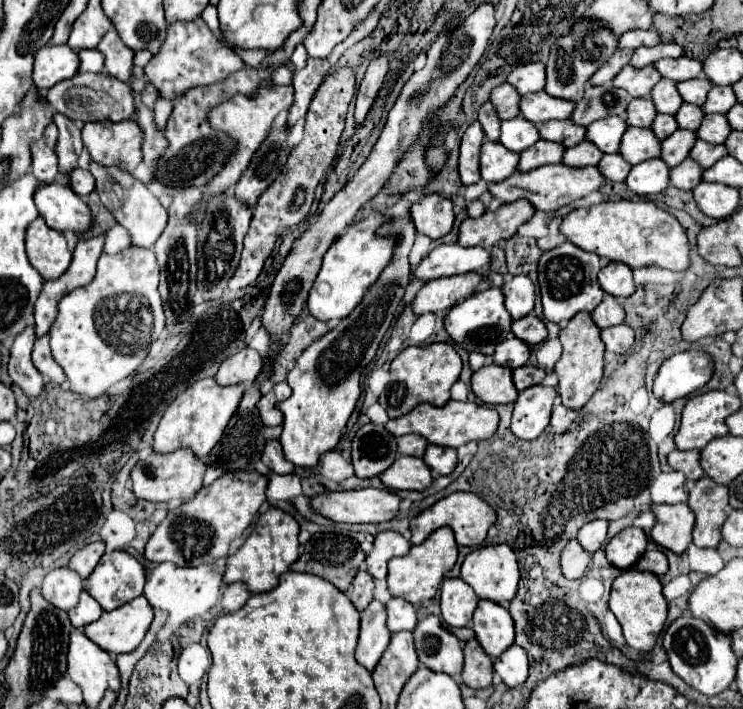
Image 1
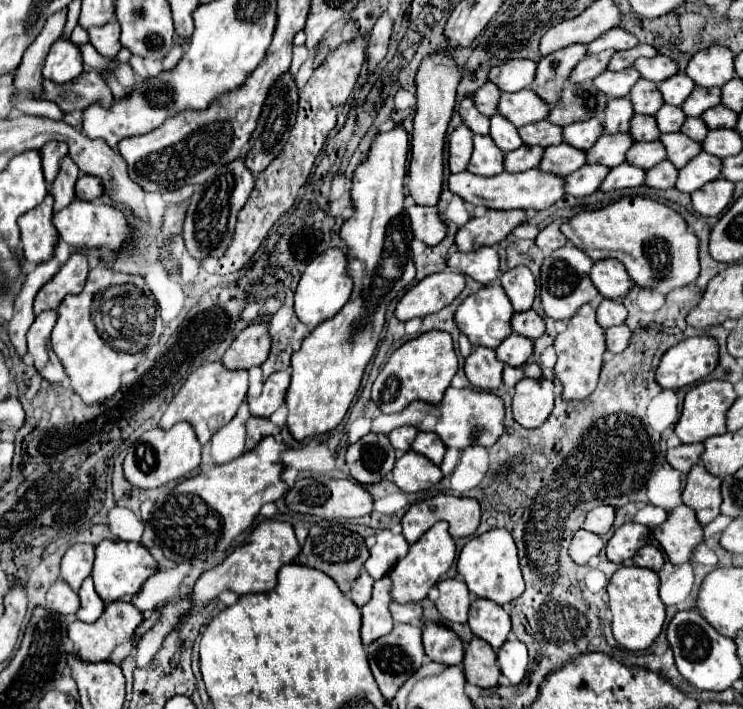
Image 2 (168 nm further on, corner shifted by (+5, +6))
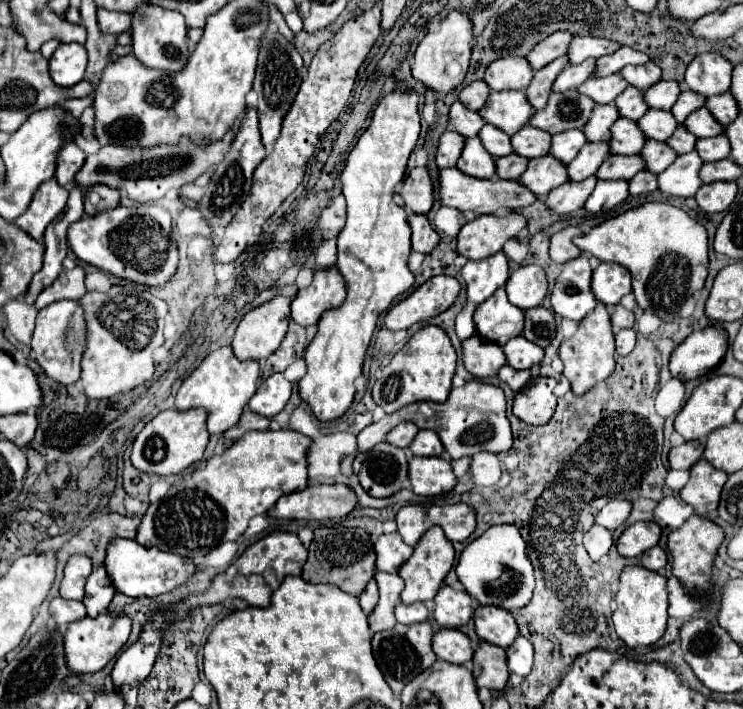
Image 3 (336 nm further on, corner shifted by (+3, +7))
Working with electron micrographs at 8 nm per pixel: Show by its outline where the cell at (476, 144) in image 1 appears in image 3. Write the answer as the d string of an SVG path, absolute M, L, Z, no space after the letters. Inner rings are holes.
M445 130L443 136L439 138L439 146L437 146L437 154L435 154L435 164L439 168L453 168L455 162L461 156L465 138L459 136L455 130Z

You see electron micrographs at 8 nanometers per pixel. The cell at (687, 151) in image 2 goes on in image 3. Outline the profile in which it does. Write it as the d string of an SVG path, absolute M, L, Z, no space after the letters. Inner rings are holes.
M647 140L639 156L643 156L645 170L653 174L661 174L677 158L677 154L671 152L671 148L665 142L655 142L655 140Z

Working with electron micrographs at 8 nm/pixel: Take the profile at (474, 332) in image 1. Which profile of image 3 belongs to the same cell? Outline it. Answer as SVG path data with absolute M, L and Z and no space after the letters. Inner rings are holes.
M499 288L475 310L475 328L479 336L499 346L505 346L507 340L523 332L523 320L525 320L523 310L507 300L505 288Z

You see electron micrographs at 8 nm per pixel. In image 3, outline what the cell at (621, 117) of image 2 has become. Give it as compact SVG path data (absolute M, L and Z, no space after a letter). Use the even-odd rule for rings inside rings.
M613 104L595 106L589 122L583 128L583 134L587 136L587 142L607 142L611 140L611 124L619 118L617 108Z

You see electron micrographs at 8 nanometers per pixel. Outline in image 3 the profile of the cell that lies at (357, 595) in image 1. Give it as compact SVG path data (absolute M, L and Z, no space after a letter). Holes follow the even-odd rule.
M371 580L371 582L367 584L367 588L363 590L363 594L359 596L359 602L361 602L363 612L365 612L365 614L371 614L373 608L375 608L375 604L377 604L377 600L379 600L379 588L377 588L377 582Z

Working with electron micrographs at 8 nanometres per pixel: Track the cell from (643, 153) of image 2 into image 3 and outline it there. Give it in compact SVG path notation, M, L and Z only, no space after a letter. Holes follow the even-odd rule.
M639 154L635 156L607 156L595 172L597 180L631 180L643 168Z

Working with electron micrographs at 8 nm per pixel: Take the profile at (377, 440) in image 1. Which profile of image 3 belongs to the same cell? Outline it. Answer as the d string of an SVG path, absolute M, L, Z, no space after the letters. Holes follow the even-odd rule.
M389 442L377 444L371 452L357 454L353 470L363 490L375 498L393 496L409 478L405 452Z

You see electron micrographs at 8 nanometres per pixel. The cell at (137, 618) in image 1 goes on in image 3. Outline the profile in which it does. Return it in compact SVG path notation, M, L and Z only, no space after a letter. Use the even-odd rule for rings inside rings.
M99 614L97 618L83 618L77 622L71 622L67 632L63 634L63 650L65 650L65 660L67 668L73 674L89 674L89 672L99 672L103 670L109 660L123 648L131 632L131 620L127 616L111 616L111 614Z

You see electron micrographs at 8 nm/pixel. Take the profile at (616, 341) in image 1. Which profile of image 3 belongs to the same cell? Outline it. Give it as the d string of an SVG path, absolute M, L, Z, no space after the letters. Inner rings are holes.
M619 330L615 334L615 342L617 342L617 354L619 356L627 356L633 348L635 348L635 330Z

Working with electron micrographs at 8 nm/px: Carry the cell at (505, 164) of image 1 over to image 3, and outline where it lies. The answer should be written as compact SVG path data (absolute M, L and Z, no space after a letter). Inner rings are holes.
M477 136L465 140L465 148L457 160L457 168L473 178L489 180L495 176L495 160L491 158L489 152L485 152L483 144L479 144Z

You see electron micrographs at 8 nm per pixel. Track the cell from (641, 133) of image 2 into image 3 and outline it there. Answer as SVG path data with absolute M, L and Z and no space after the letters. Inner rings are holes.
M619 118L611 126L611 140L609 140L609 152L619 154L619 156L631 156L639 154L645 144L643 132L637 128L637 122Z

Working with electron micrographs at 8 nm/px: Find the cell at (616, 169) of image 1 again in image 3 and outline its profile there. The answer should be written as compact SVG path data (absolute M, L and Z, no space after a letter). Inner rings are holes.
M595 176L575 184L575 182L565 182L561 184L559 188L551 190L547 196L545 196L545 206L553 212L553 214L559 214L559 216L569 216L573 214L575 210L583 208L585 200L589 198L589 194L593 192L595 188Z

